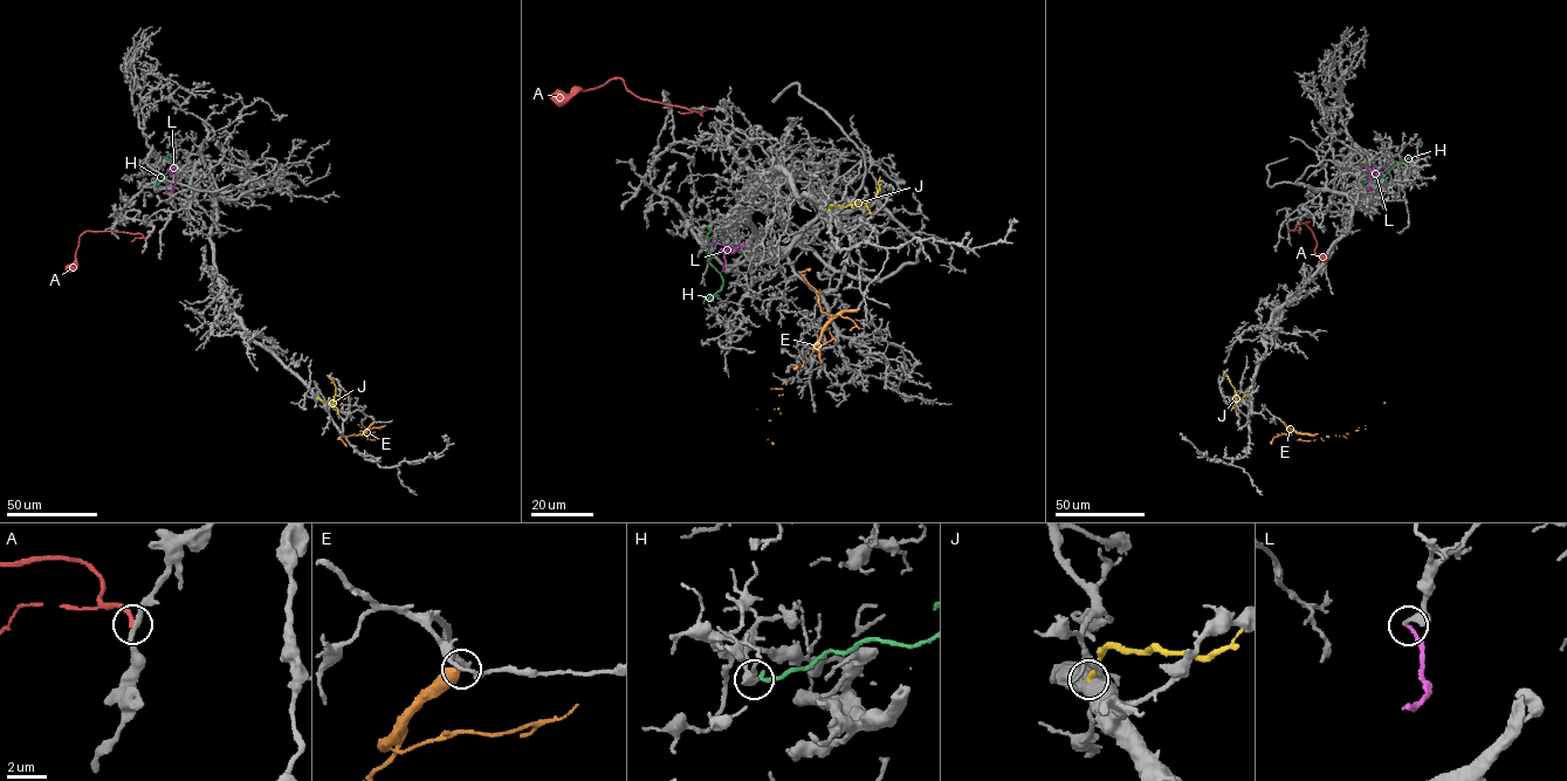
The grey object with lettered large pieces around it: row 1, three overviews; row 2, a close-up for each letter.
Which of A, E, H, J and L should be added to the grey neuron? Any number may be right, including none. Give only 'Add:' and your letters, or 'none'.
Add: none

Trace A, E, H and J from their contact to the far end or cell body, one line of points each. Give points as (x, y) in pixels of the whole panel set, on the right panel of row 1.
A: (1289, 232), (1310, 223), (1305, 224), (1317, 242), (1314, 253), (1326, 260)
E: (1283, 422), (1315, 439), (1342, 436), (1358, 427), (1365, 429), (1385, 402)
H: (1363, 183), (1380, 179), (1394, 165), (1414, 157)
J: (1250, 394), (1236, 401), (1235, 388), (1223, 370)

